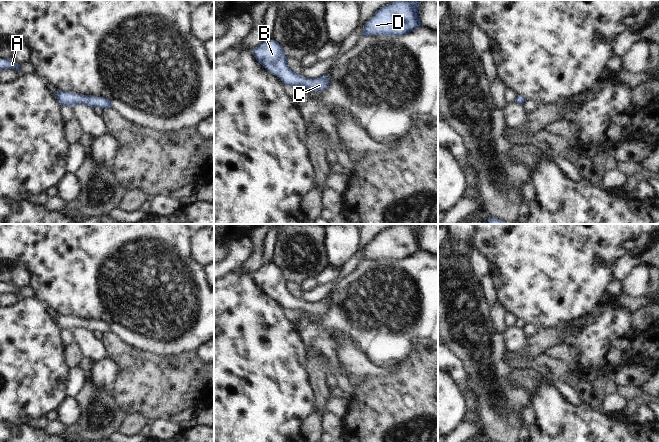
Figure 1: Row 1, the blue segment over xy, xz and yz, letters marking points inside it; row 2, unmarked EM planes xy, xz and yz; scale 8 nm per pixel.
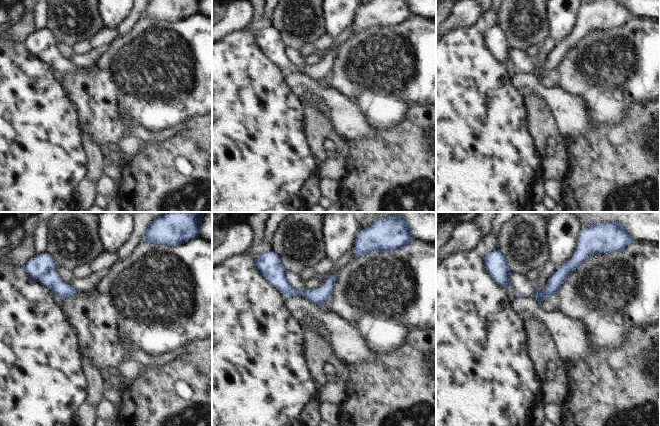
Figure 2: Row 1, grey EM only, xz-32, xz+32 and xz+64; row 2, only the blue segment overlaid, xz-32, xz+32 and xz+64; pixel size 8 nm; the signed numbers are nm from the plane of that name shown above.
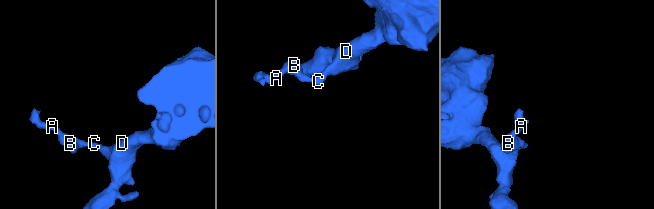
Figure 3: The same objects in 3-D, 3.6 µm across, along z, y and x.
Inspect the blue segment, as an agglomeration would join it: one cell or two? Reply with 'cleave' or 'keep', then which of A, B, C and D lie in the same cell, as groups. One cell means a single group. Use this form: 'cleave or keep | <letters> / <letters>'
keep | A B C D

